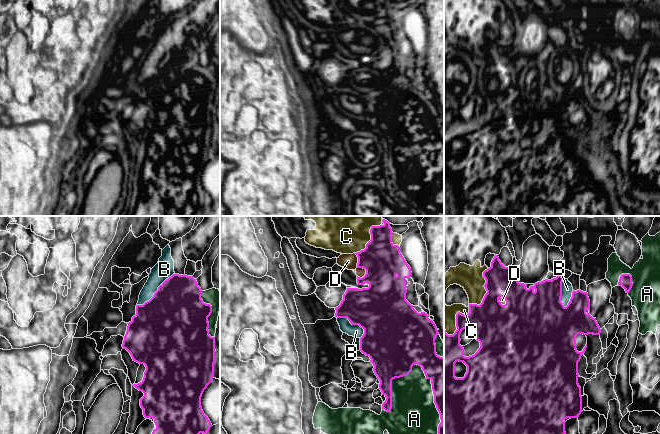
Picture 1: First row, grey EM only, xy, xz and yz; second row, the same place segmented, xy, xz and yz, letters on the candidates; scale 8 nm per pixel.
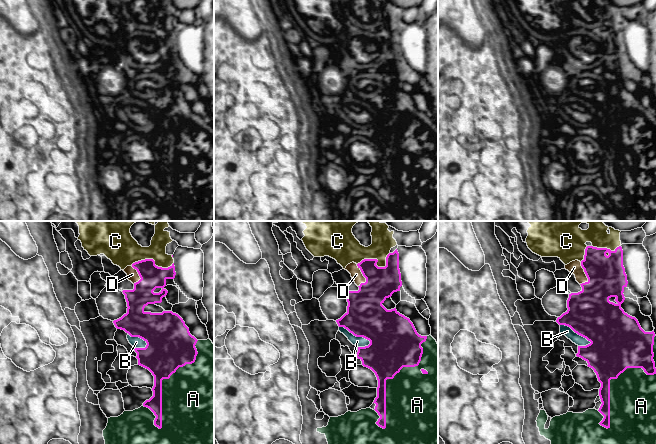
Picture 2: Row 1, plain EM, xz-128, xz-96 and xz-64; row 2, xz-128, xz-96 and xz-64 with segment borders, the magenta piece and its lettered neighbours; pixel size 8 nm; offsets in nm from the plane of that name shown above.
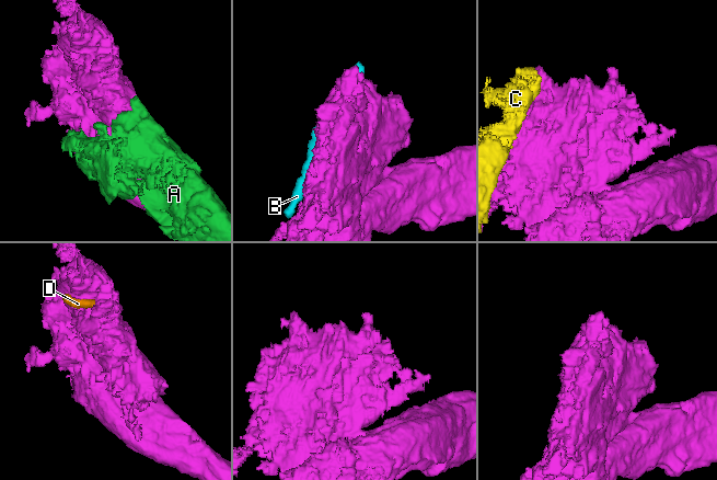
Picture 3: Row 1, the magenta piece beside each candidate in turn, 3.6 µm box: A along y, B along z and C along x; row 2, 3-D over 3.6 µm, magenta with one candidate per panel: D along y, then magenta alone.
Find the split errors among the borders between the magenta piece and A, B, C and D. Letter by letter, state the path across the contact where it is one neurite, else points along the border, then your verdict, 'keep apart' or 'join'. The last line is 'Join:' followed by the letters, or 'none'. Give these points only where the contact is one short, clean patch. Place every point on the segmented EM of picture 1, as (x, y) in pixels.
A: keep apart
B: keep apart
C: keep apart
D: keep apart
Join: none

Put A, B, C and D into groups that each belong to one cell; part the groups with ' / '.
A / B / C / D

